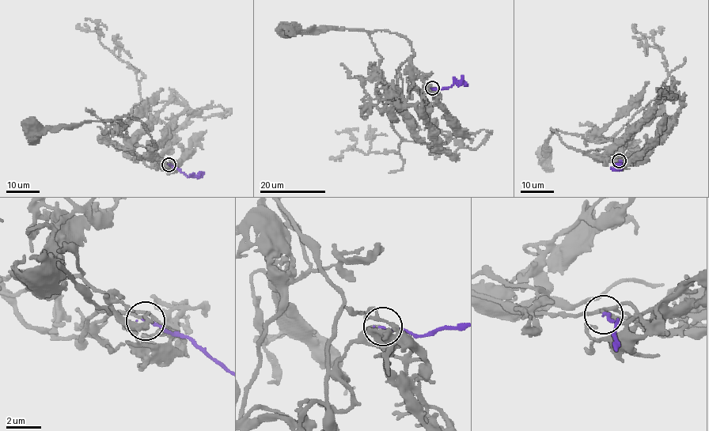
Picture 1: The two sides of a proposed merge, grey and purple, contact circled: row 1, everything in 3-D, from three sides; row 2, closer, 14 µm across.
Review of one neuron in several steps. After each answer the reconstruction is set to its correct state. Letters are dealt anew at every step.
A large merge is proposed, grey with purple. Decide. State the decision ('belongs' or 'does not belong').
belongs

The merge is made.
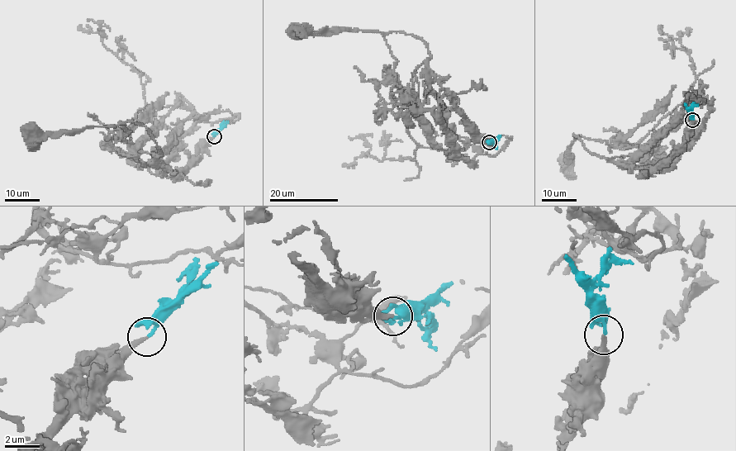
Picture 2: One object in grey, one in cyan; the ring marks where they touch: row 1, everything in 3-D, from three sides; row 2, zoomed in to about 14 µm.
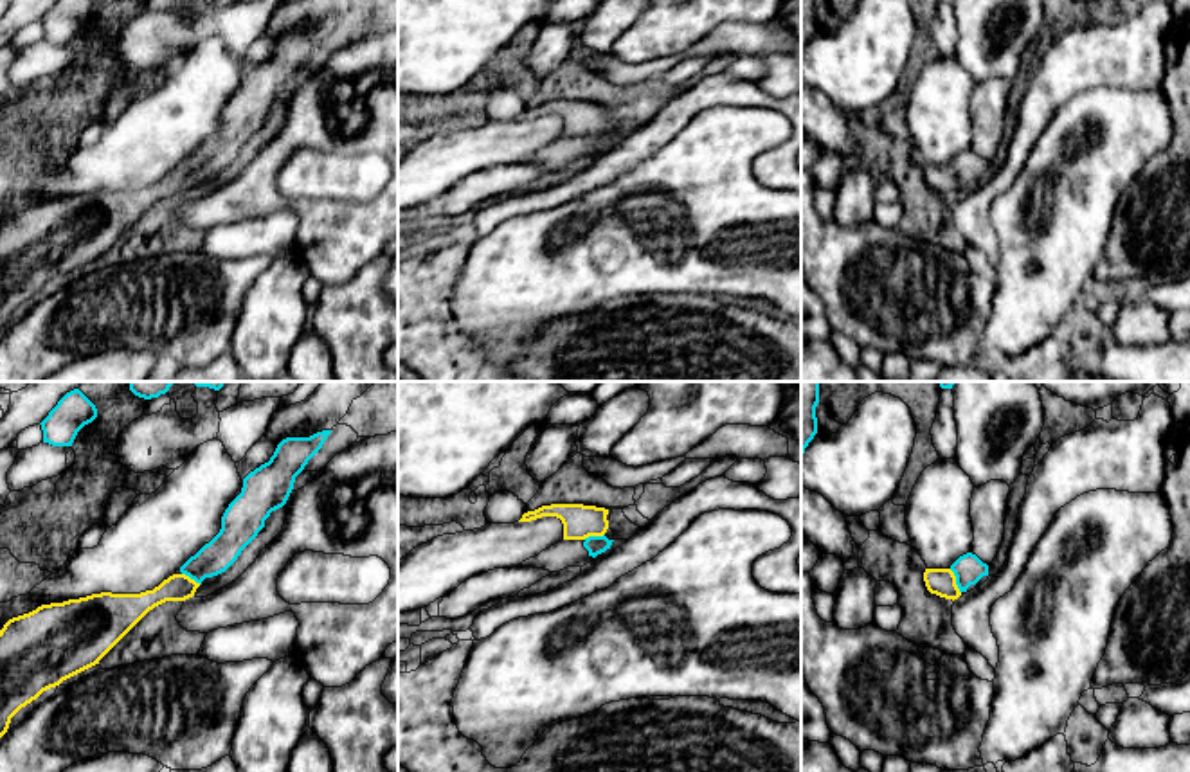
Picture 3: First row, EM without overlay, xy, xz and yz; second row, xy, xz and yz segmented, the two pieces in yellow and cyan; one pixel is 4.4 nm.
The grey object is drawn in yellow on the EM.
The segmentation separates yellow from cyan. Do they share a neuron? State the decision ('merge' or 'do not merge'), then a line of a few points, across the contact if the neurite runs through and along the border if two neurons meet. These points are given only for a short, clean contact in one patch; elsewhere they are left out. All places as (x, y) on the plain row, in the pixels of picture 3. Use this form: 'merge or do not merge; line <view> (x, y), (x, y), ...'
merge; line yz (942, 179), (955, 179), (969, 166)

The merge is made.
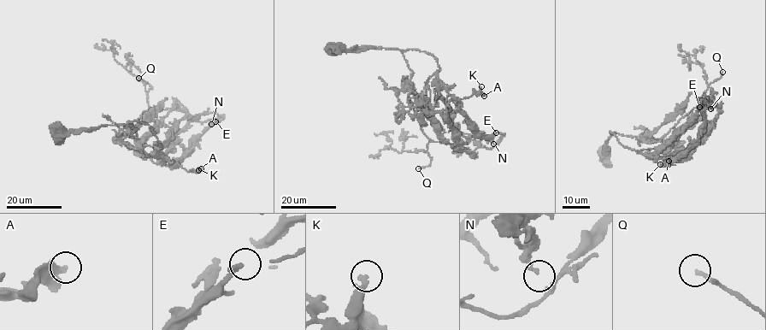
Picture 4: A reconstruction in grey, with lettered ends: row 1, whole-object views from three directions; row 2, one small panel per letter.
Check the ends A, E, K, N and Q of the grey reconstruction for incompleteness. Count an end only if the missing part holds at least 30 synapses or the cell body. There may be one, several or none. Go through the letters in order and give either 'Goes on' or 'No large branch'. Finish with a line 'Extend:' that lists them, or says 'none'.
A: No large branch
E: No large branch
K: No large branch
N: No large branch
Q: Goes on
Extend: Q

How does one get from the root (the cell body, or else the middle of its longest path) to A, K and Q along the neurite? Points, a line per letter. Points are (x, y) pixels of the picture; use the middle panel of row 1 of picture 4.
A: (335, 50), (423, 50), (438, 63), (438, 77), (449, 93), (446, 104), (453, 97), (484, 96)
K: (335, 50), (415, 49), (430, 54), (449, 93), (446, 104), (453, 97), (470, 97), (481, 86)
Q: (335, 50), (401, 51), (413, 73), (408, 97), (429, 139), (430, 164), (418, 168)

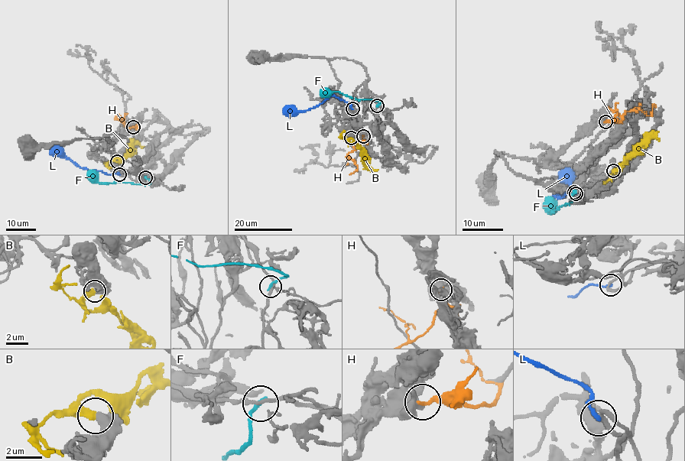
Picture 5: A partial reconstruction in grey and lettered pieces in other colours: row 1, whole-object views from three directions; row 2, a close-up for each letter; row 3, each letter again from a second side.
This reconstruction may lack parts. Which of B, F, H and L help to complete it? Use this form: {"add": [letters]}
{"add": ["B"]}

